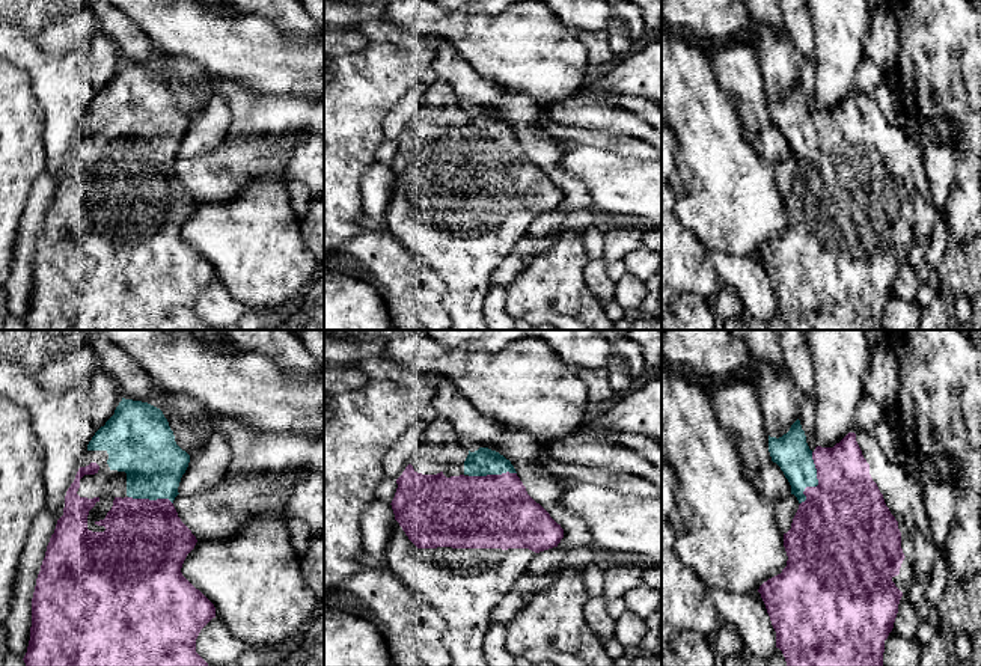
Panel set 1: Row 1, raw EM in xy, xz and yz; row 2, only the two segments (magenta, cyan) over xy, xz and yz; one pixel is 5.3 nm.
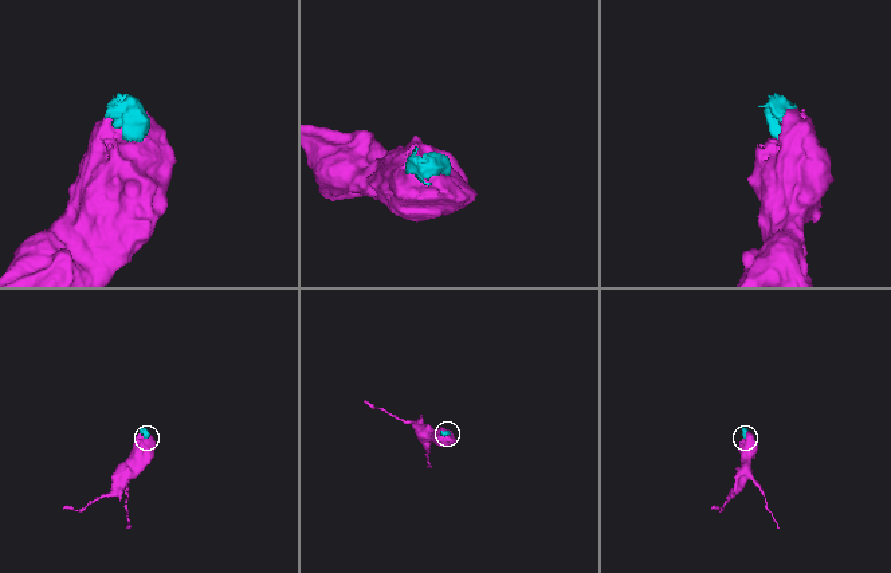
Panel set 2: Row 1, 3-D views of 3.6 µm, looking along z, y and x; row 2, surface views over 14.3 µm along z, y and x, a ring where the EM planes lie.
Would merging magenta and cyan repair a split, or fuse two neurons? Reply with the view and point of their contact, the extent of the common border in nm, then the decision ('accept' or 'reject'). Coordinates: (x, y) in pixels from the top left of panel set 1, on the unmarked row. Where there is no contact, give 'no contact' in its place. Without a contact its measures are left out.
yz (819, 145) | 280 nm | accept

